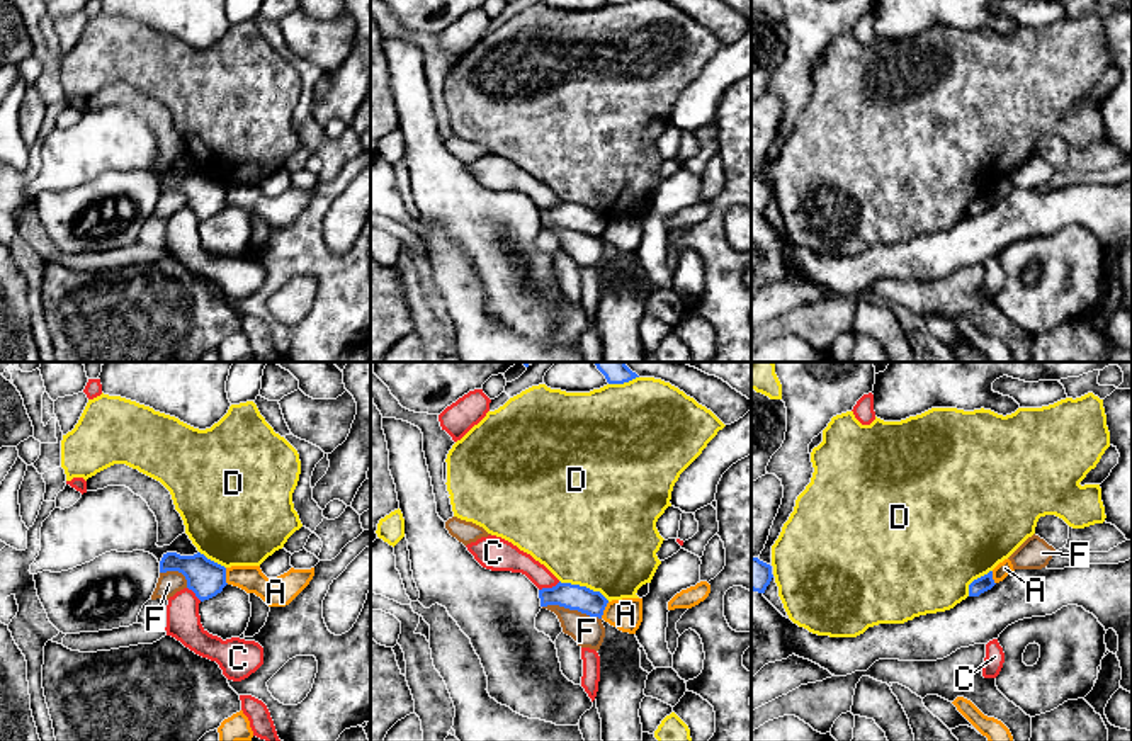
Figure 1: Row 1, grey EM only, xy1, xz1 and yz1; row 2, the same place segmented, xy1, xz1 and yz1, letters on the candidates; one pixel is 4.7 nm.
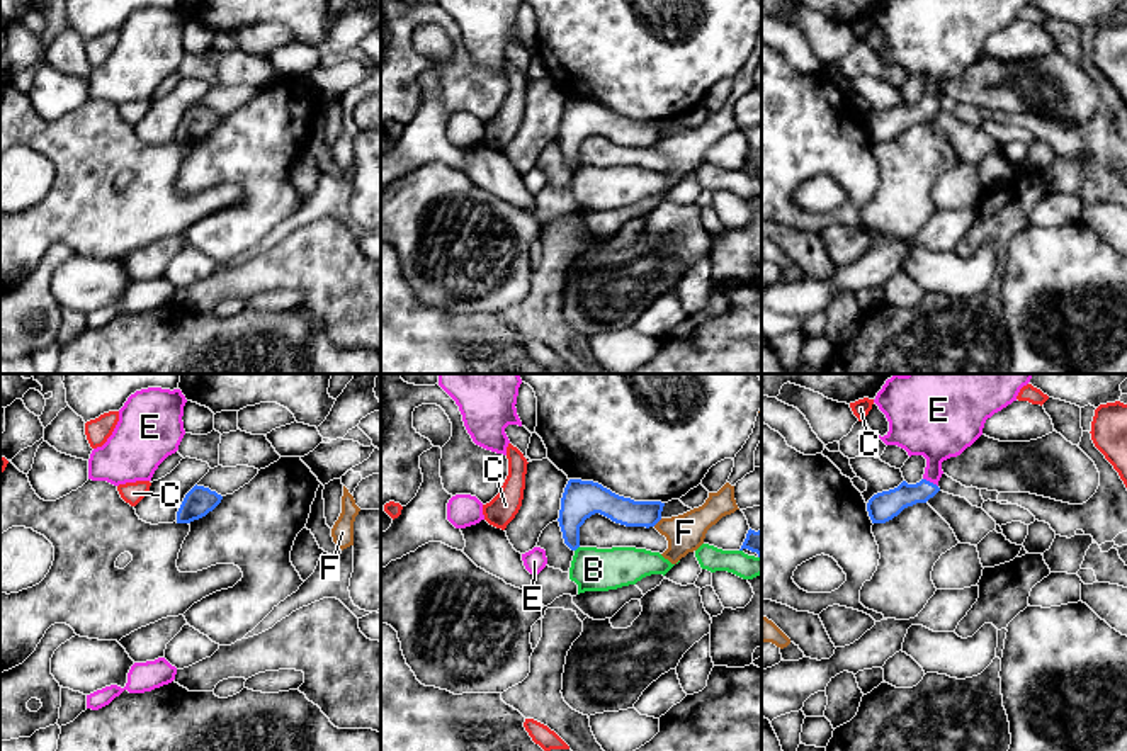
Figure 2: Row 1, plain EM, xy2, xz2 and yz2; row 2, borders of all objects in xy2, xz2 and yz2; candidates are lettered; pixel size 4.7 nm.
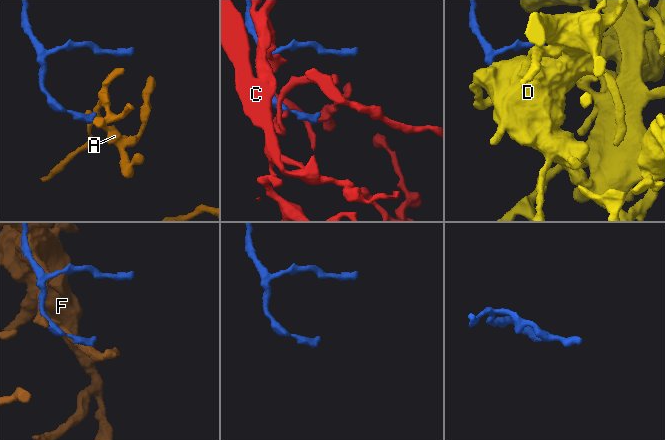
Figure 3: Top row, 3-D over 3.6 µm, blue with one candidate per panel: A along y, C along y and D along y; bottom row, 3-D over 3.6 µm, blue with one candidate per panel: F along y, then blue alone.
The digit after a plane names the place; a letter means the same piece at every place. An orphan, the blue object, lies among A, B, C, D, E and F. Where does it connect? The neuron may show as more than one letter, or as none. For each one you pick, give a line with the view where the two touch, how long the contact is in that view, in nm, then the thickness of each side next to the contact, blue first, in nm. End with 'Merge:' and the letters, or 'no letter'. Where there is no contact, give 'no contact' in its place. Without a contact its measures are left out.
E: meets blue in yz2; contact 80 nm long; 140 nm thick on the blue side, 280 nm on the other
Merge: E

